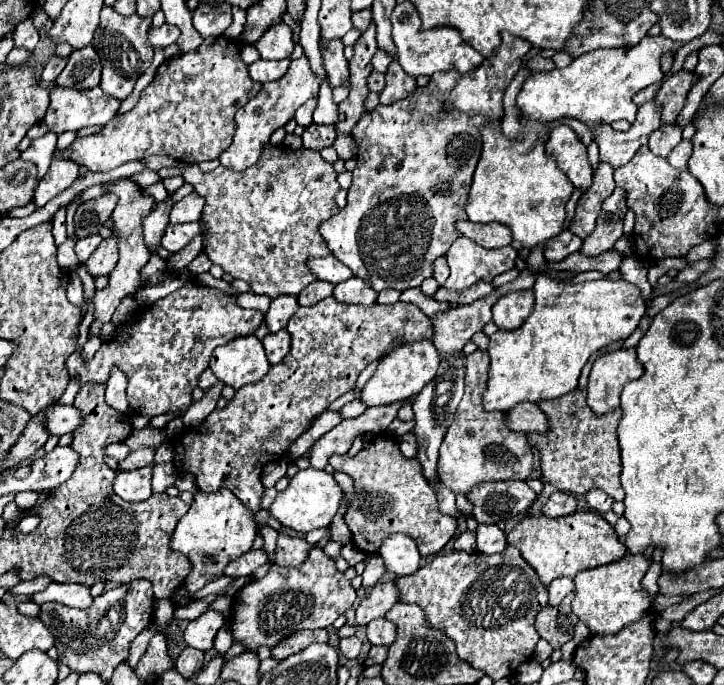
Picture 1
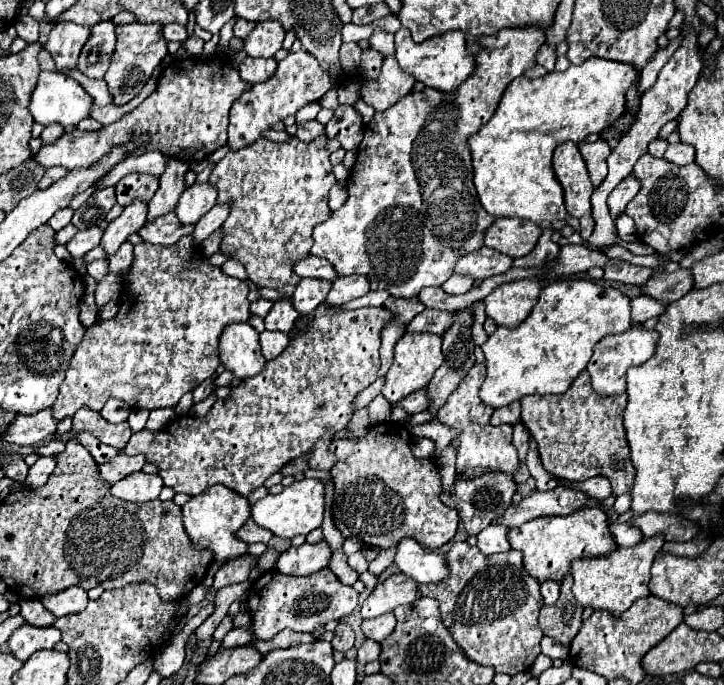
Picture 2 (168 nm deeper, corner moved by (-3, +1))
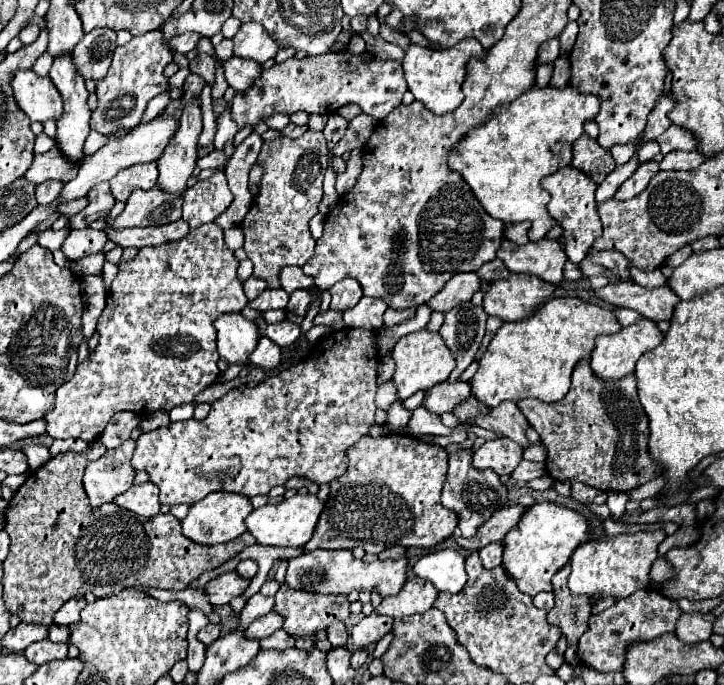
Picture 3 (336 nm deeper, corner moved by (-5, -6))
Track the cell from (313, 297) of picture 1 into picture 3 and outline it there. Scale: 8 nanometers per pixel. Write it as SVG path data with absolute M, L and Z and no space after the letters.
M301 289L301 291L293 291L289 295L289 303L287 303L285 309L289 313L293 313L293 315L301 315L303 317L307 313L309 305L311 305L311 295L309 295L307 289Z

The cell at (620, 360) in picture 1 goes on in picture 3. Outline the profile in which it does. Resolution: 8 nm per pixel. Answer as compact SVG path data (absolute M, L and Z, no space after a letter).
M643 317L643 319L639 319L639 323L623 327L621 331L617 331L613 335L599 335L595 339L595 349L591 353L591 369L601 379L621 379L621 377L629 375L635 369L637 359L645 351L655 349L661 341L663 341L663 333L659 331L657 323Z

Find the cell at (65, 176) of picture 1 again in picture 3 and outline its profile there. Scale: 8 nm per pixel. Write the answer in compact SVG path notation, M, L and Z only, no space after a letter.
M57 181L37 185L37 203L41 203L41 205L53 203L53 201L59 197L61 189L63 189L63 185L61 185L61 183L57 183Z

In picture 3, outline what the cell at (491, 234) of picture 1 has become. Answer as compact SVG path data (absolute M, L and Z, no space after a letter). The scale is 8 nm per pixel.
M503 239L497 257L513 273L529 273L555 287L563 281L563 263L567 259L557 239L541 239L527 245L515 245Z

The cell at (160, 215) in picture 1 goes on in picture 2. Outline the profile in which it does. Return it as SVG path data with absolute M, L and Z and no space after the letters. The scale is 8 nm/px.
M169 160L167 170L163 172L163 176L159 178L159 192L155 192L155 196L149 200L149 214L147 214L147 222L153 222L155 218L169 214L175 210L183 190L185 190L185 182L183 176L187 172L187 164L181 160Z

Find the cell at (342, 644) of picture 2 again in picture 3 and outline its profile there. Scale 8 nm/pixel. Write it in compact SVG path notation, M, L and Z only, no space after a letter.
M335 621L331 623L331 627L327 627L327 639L333 647L343 647L347 645L347 631L345 631L345 623L343 621Z

